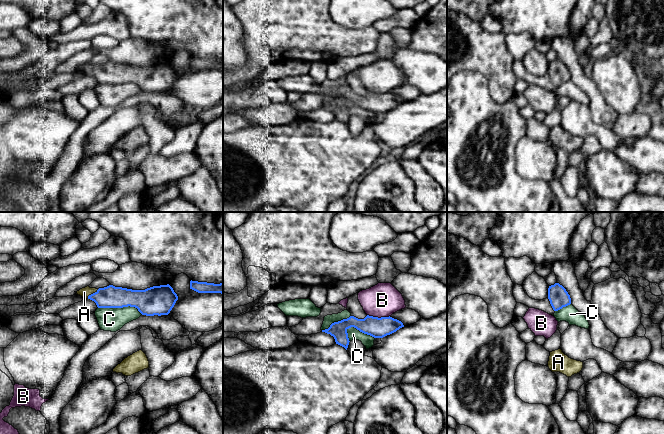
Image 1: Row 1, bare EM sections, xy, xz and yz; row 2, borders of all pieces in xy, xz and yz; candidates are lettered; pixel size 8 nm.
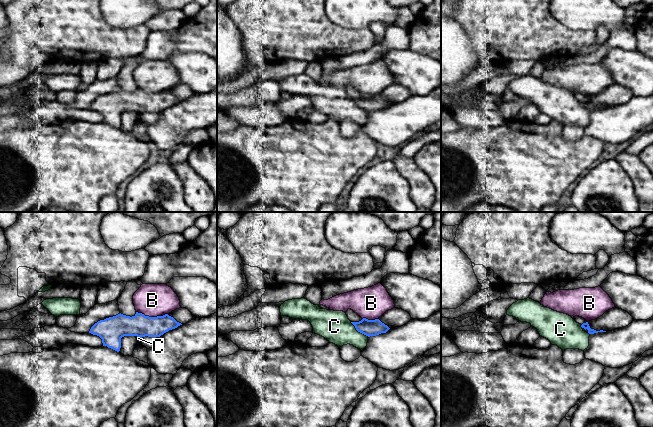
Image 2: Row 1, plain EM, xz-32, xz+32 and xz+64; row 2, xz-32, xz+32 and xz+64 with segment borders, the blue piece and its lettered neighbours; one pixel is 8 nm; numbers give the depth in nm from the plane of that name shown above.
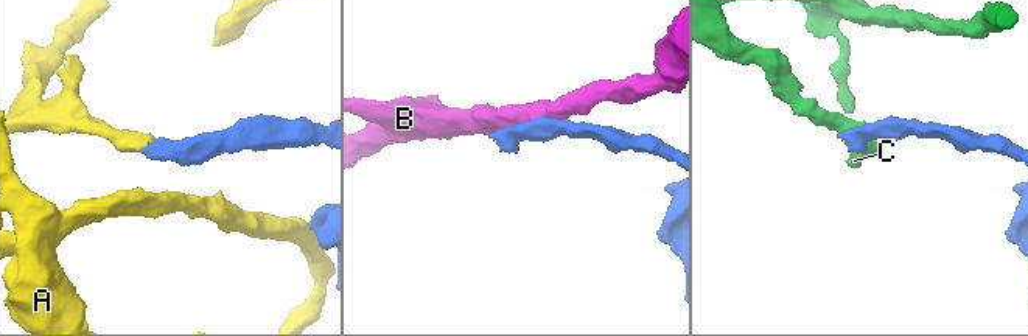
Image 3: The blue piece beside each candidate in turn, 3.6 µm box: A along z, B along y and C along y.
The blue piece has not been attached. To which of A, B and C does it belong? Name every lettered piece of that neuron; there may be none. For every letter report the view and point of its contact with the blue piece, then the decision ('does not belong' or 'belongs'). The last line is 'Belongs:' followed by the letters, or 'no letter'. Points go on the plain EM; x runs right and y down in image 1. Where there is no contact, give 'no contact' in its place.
A: xy (93, 69) | belongs
B: xz (377, 93) | does not belong
C: xy (120, 83) | does not belong
Belongs: A

